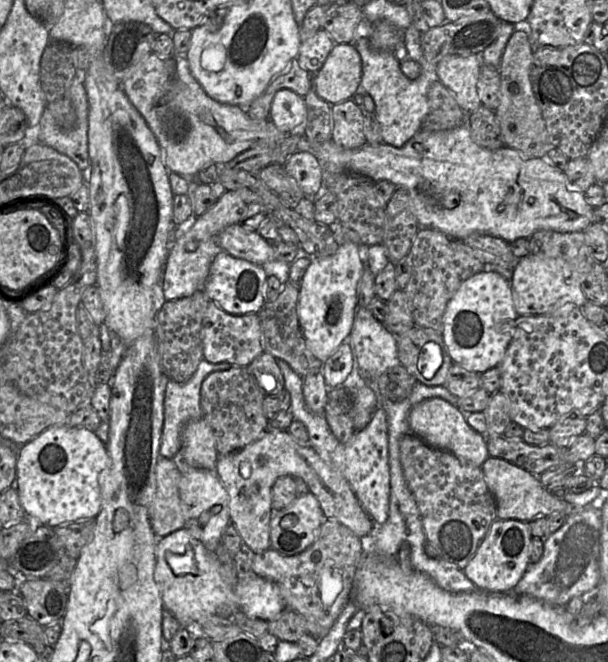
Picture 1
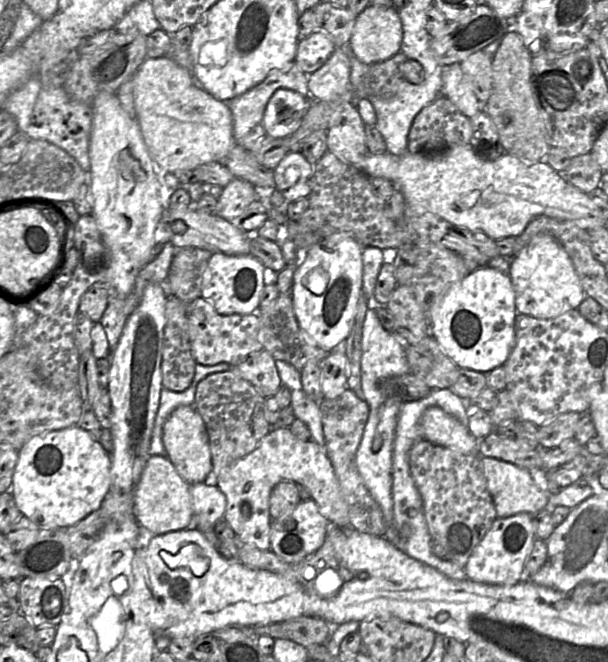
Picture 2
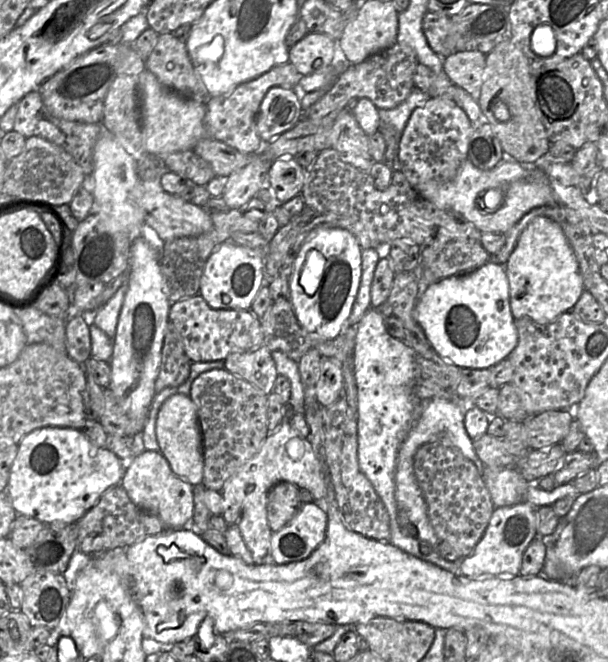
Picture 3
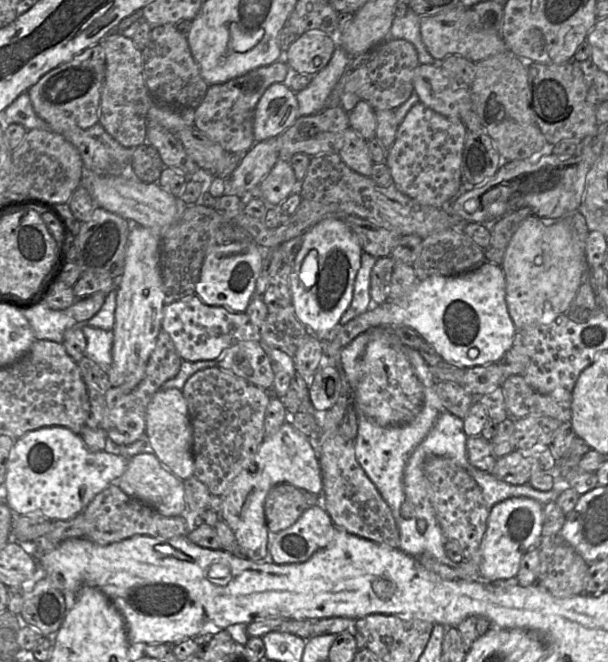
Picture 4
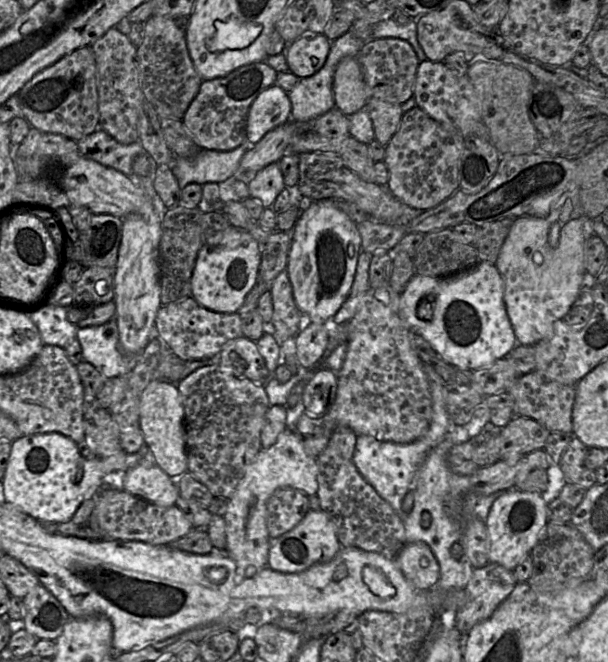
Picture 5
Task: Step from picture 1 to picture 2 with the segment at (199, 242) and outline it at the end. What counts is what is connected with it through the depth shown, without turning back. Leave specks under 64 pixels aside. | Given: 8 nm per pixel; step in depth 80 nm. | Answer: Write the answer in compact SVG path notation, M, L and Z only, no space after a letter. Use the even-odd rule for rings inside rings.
M235 177L223 187L213 214L225 220L234 220L255 199L257 199L255 186L244 179Z

